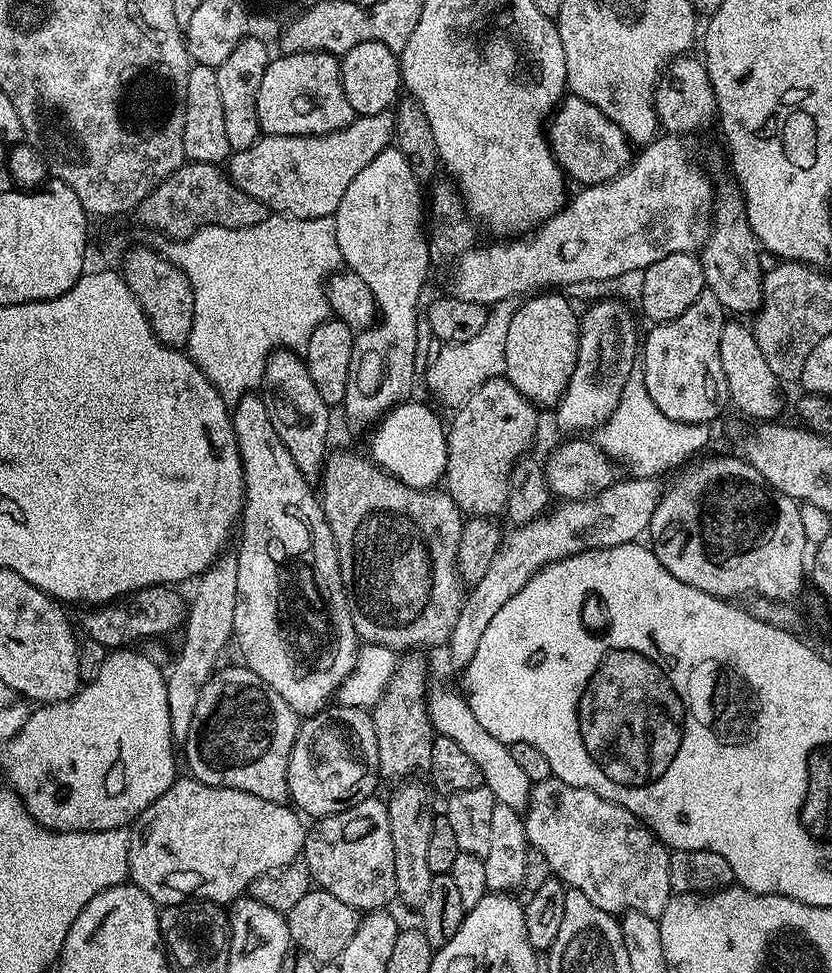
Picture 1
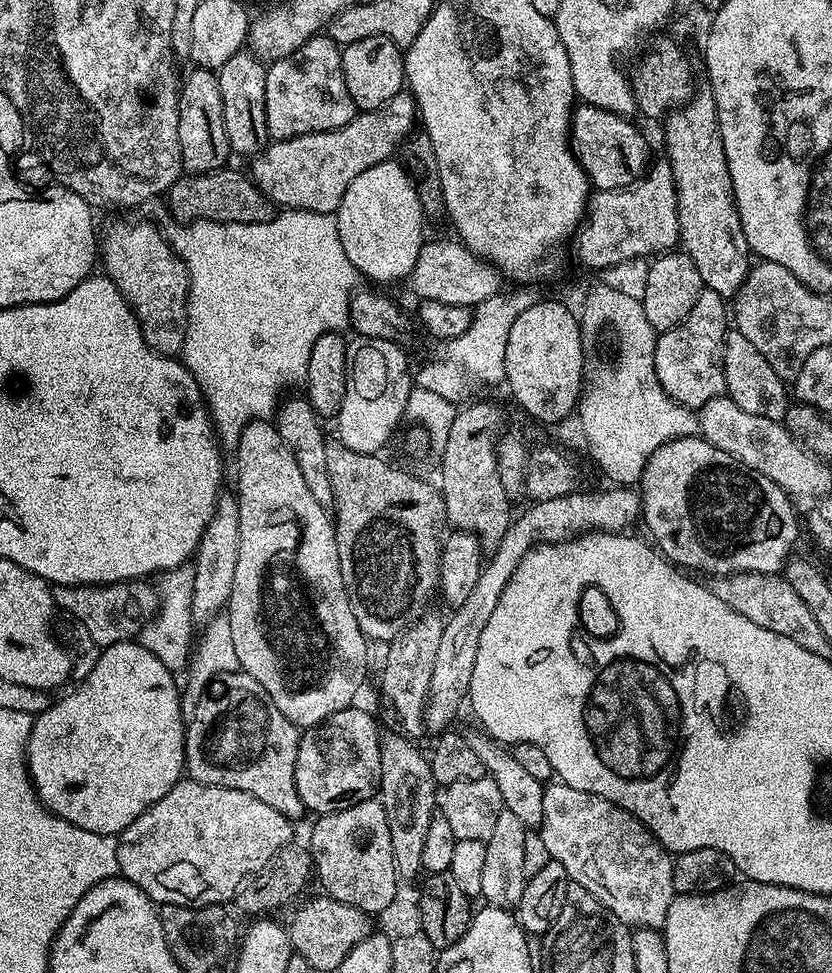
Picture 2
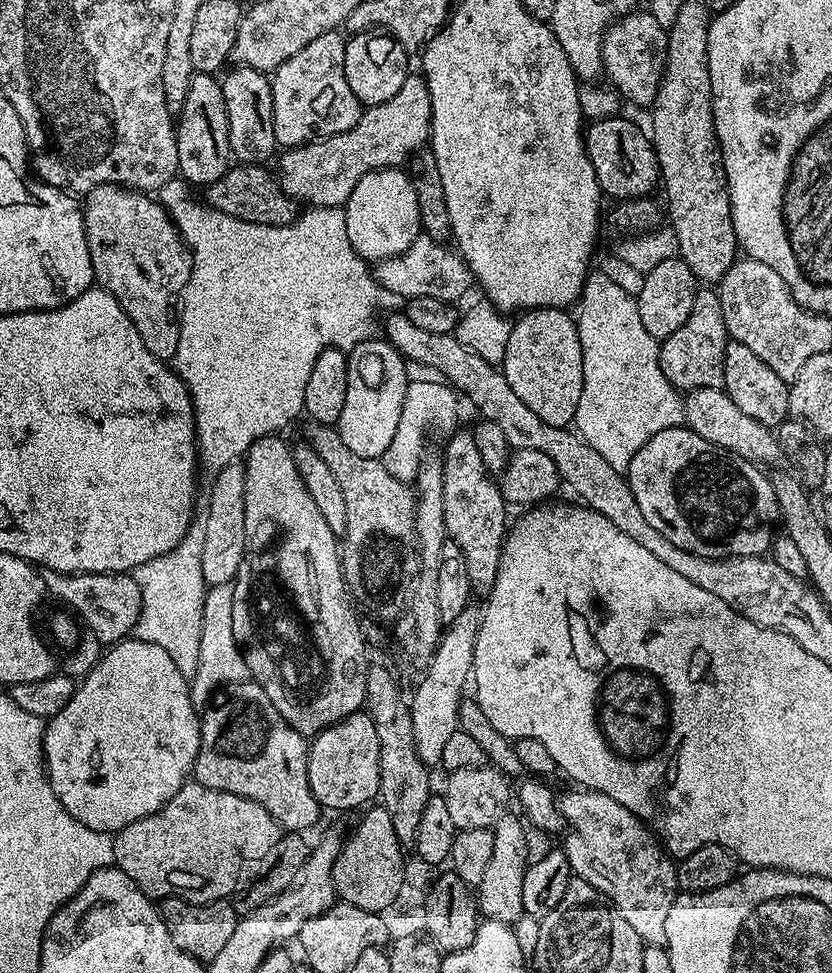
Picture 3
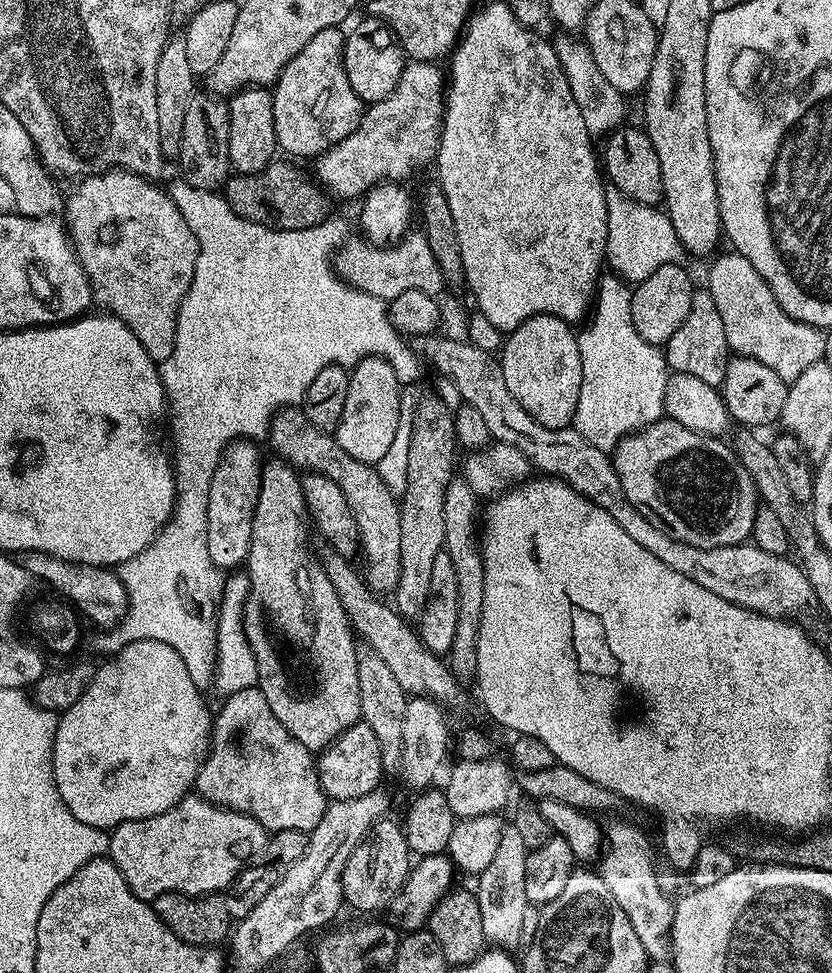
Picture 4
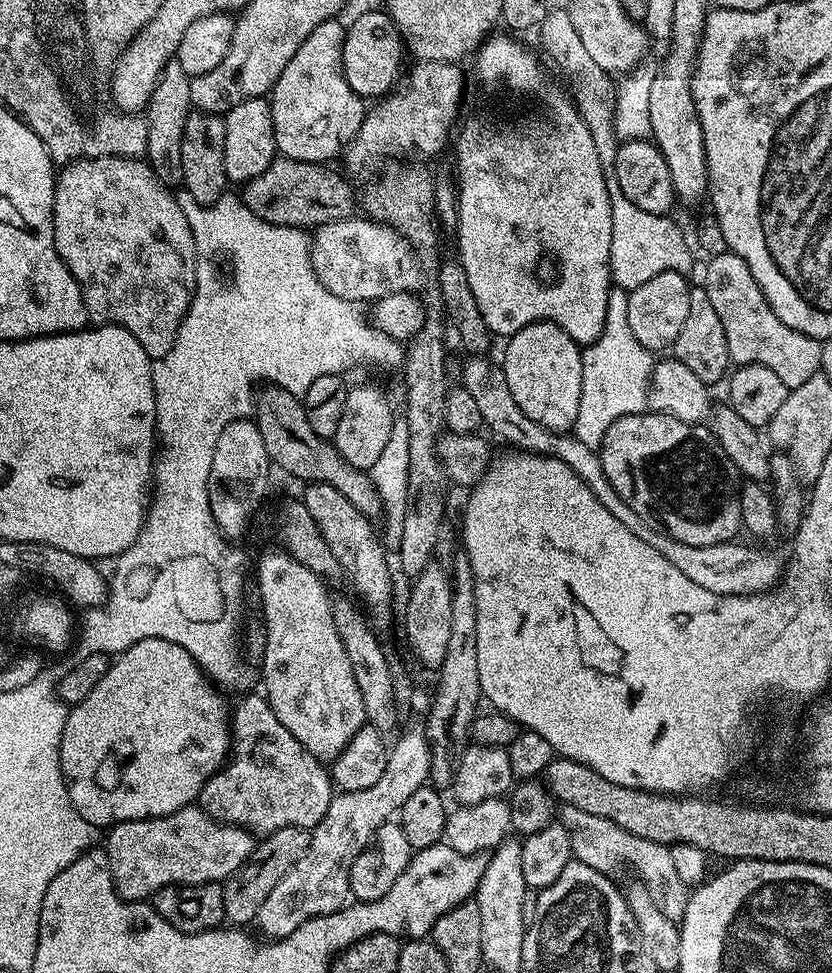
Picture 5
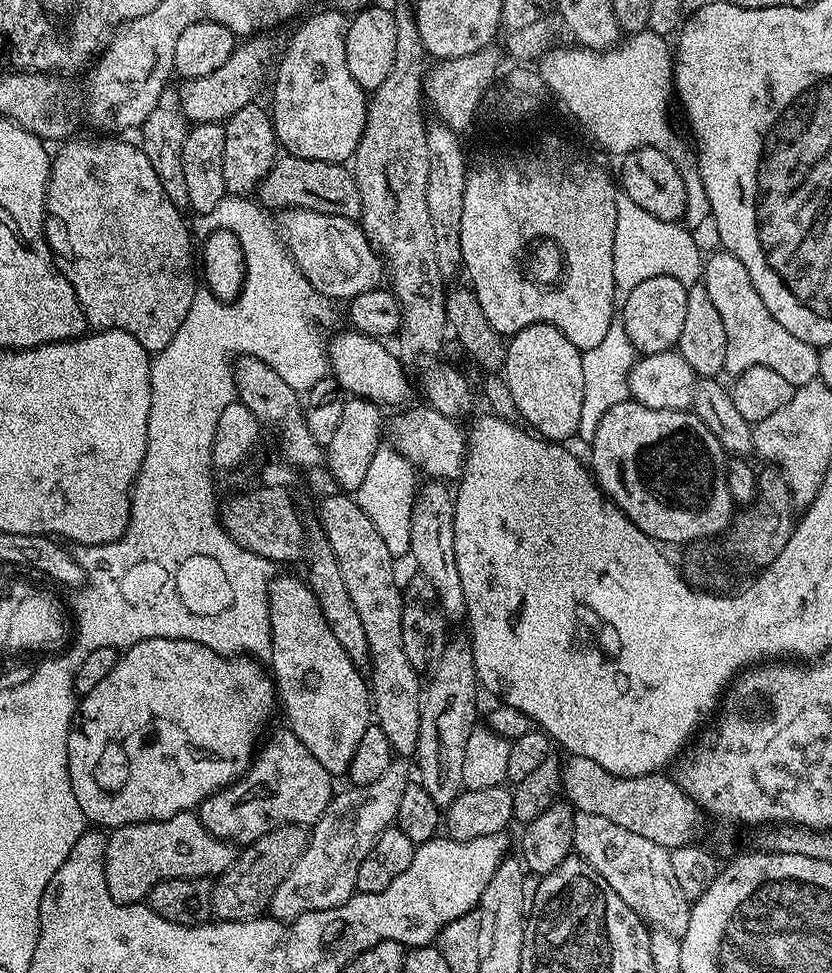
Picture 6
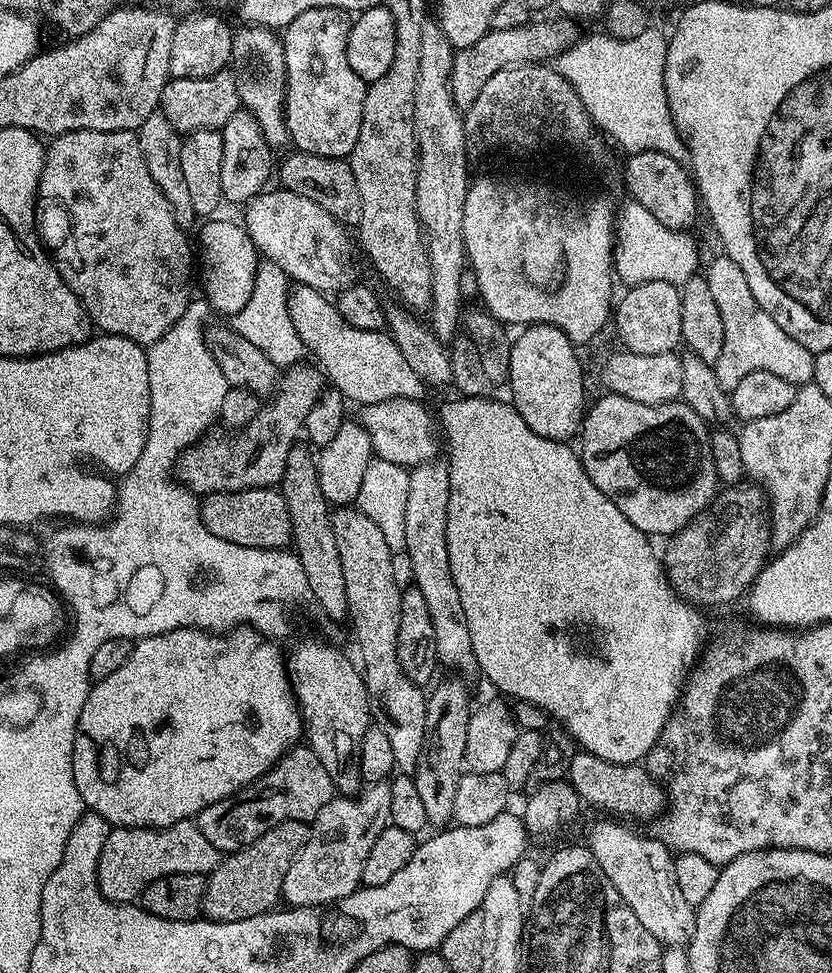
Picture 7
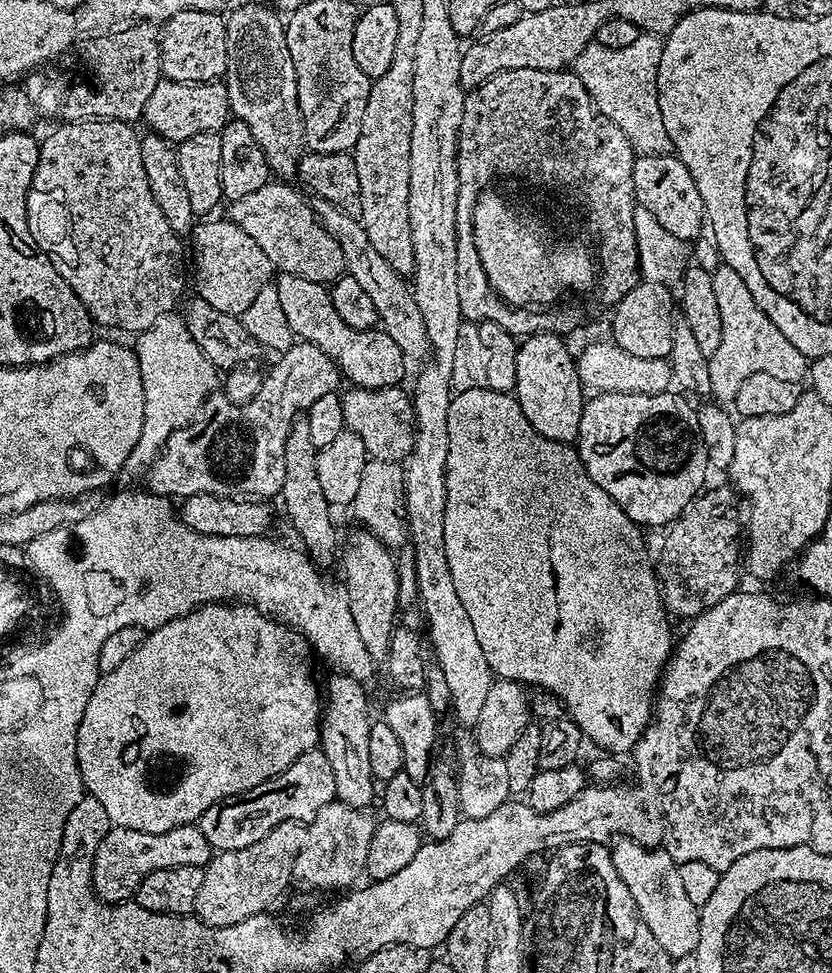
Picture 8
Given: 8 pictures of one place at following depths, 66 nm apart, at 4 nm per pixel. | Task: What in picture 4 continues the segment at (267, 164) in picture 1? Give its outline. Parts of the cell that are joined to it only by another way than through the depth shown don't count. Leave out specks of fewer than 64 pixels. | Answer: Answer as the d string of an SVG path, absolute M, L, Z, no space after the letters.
M413 60L405 63L402 78L398 78L398 86L386 94L378 102L368 104L360 125L342 142L328 148L315 157L315 179L329 197L340 200L352 200L363 197L368 189L384 181L404 182L415 168L423 164L431 165L436 158L436 150L440 146L440 131L444 125L444 98L446 95L446 76L439 63L431 60Z

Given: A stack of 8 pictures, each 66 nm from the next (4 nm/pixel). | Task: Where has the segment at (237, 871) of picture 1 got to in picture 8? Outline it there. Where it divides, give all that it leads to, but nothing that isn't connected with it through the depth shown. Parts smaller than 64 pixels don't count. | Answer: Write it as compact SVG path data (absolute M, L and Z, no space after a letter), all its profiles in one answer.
M196 824L178 826L166 834L142 834L142 830L126 830L113 826L102 838L94 854L92 887L106 904L123 904L135 897L138 886L154 870L170 870L174 866L204 868L212 859L214 850Z

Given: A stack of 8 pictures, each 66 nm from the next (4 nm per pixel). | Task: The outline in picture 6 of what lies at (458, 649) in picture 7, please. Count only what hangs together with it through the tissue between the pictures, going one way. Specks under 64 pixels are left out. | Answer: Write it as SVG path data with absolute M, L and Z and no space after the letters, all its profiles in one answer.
M428 482L419 489L416 505L412 511L412 525L406 540L412 549L410 555L418 565L419 575L426 577L440 599L440 609L449 621L463 621L466 602L462 594L462 578L458 578L458 562L454 562L454 503L453 493L444 482Z

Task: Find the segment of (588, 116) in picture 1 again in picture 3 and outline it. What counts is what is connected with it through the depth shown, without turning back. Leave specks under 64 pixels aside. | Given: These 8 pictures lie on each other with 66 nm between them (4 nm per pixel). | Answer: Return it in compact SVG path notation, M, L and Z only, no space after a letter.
M617 114L591 121L584 134L584 145L601 193L605 197L613 196L619 202L631 202L647 197L655 184L657 187L660 166L656 162L656 151L652 148L649 133L645 129L643 132L634 121L623 120L622 117Z

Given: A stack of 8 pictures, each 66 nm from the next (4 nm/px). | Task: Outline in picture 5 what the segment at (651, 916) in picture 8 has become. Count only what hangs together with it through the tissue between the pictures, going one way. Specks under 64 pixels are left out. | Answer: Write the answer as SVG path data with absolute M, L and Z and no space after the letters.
M563 805L558 812L559 823L567 828L572 843L572 855L575 859L586 862L586 866L594 866L594 870L612 874L627 862L637 872L639 883L654 898L658 910L666 914L666 918L679 922L684 917L690 895L689 885L678 878L678 869L674 867L674 858L669 845L650 842L646 838L638 838L622 826L610 822L610 818L598 818L598 814L586 814L586 810L578 810L578 806Z

